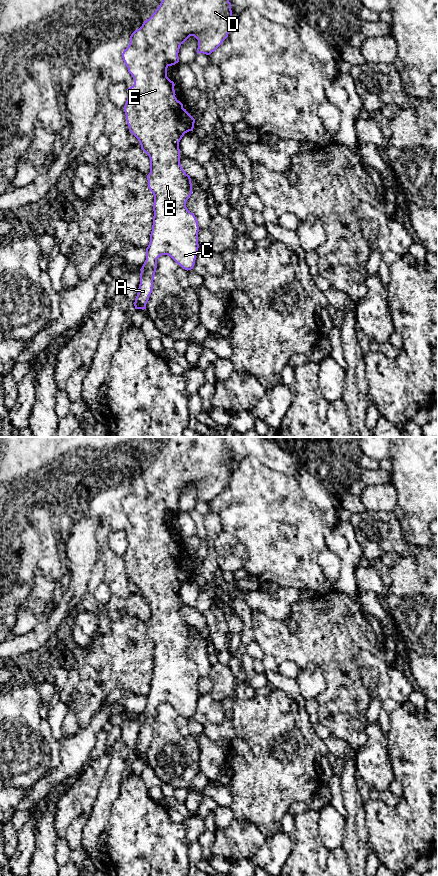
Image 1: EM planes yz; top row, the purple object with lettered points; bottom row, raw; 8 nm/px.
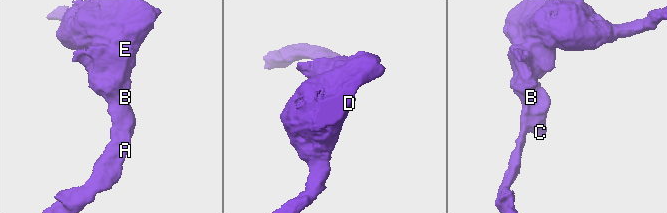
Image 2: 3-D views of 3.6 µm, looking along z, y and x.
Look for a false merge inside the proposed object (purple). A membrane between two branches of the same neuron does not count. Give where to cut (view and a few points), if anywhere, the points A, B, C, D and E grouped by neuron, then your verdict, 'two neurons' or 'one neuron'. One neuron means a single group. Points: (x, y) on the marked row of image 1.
no cut | A B C D E | one neuron

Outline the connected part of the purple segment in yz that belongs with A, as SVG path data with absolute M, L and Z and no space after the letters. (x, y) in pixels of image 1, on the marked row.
M162 0L152 16L131 34L130 43L122 53L134 80L134 84L127 89L128 97L123 109L129 131L150 158L147 179L148 188L154 195L153 225L146 260L140 269L140 284L133 303L135 309L146 309L160 256L170 256L188 271L194 267L199 248L198 221L186 207L192 194L191 178L180 164L179 149L184 134L193 131L195 119L175 97L175 84L167 77L167 68L179 62L180 46L190 36L198 40L197 54L210 55L228 37L232 20L229 0Z

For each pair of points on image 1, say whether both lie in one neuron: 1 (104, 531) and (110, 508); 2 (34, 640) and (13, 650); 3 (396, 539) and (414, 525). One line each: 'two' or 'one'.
1: two
2: one
3: two

